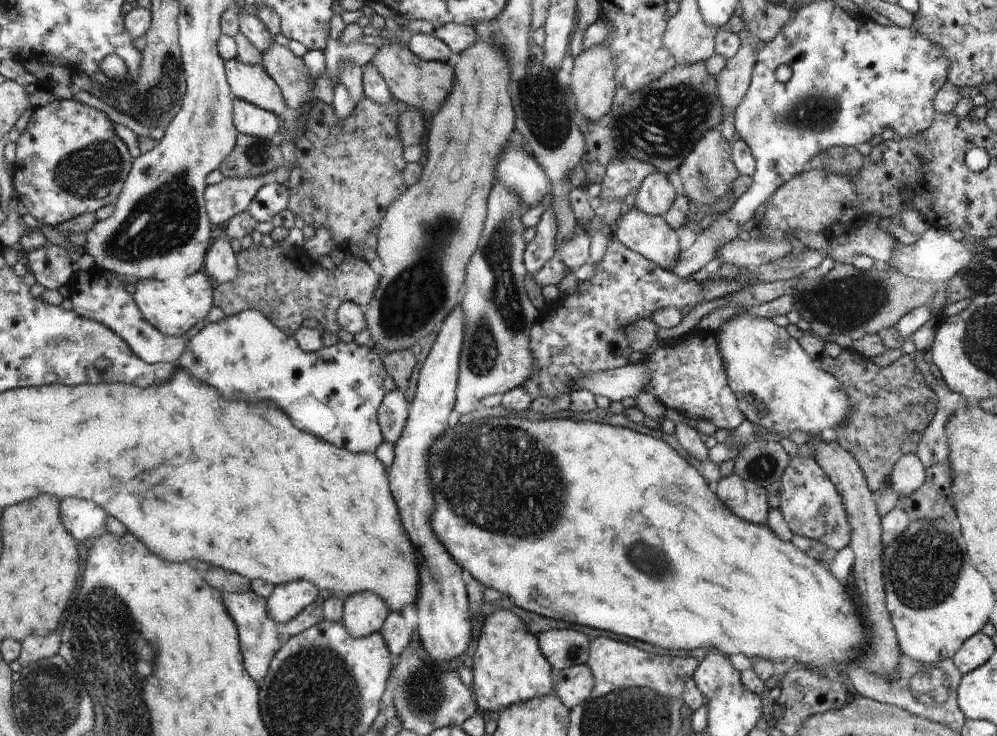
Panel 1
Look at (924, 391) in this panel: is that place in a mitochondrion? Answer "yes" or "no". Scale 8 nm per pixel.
no

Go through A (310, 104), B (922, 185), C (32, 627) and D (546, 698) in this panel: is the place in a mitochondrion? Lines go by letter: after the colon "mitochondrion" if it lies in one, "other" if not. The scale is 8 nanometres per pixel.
A: other
B: other
C: other
D: other

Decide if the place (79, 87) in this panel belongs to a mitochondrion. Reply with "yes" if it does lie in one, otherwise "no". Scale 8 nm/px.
no

